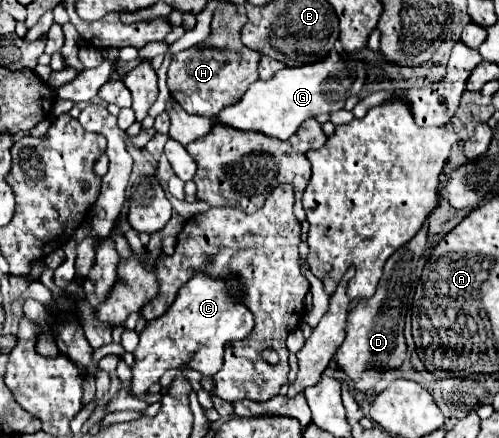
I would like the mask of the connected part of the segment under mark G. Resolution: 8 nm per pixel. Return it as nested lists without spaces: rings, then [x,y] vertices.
[[[333,52],[329,54],[329,58],[325,58],[325,62],[283,68],[269,82],[253,82],[243,98],[233,106],[225,106],[213,118],[213,122],[231,126],[235,130],[261,132],[277,140],[289,140],[307,118],[315,118],[323,112],[341,110],[345,106],[345,98],[361,90],[361,86],[365,84],[365,74],[367,66],[363,62],[341,62],[339,54]]]

